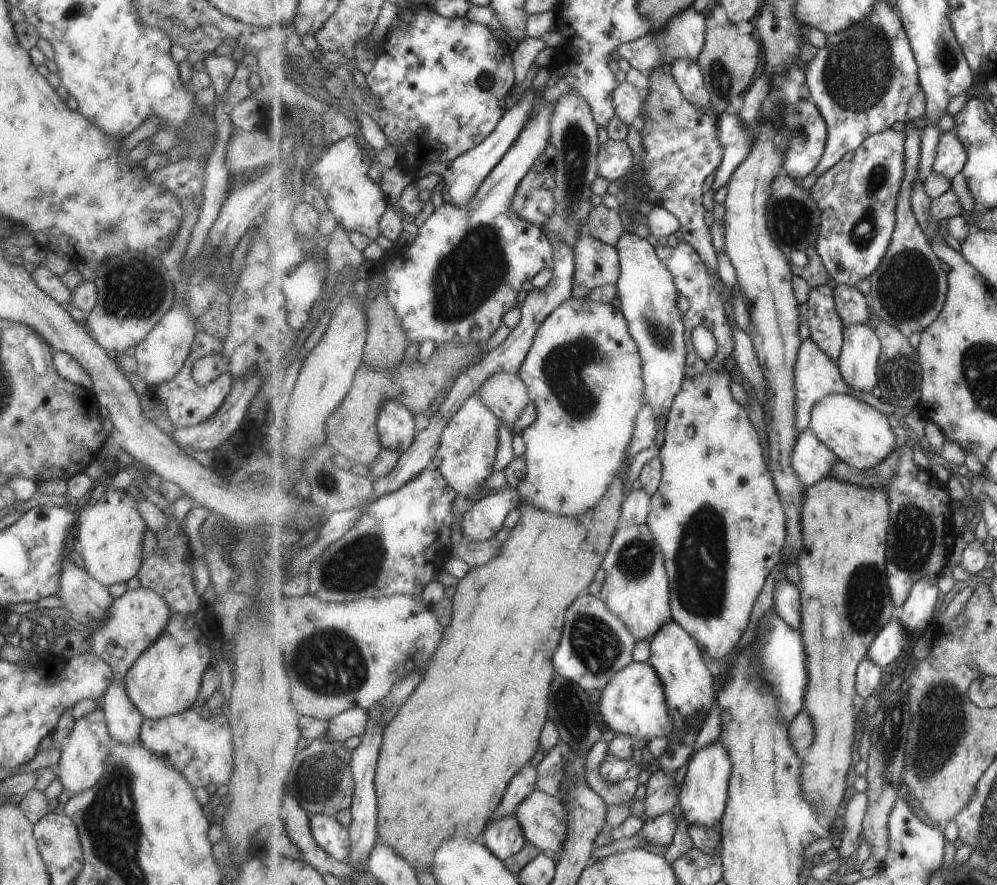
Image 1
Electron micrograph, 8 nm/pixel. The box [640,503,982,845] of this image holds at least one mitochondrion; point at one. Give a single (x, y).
(942, 720)

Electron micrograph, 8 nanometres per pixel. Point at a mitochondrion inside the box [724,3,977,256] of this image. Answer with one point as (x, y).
(857, 72)

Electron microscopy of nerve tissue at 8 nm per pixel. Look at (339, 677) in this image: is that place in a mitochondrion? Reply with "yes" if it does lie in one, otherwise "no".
yes

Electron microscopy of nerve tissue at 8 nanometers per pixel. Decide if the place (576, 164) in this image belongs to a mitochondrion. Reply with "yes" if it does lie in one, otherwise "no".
yes

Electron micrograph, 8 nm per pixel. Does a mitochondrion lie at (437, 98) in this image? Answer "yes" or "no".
no

